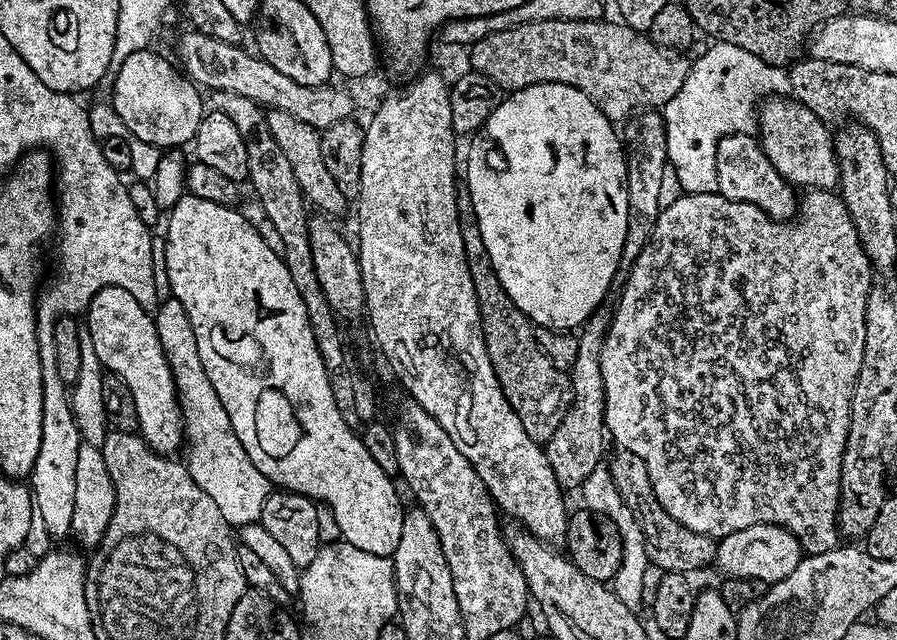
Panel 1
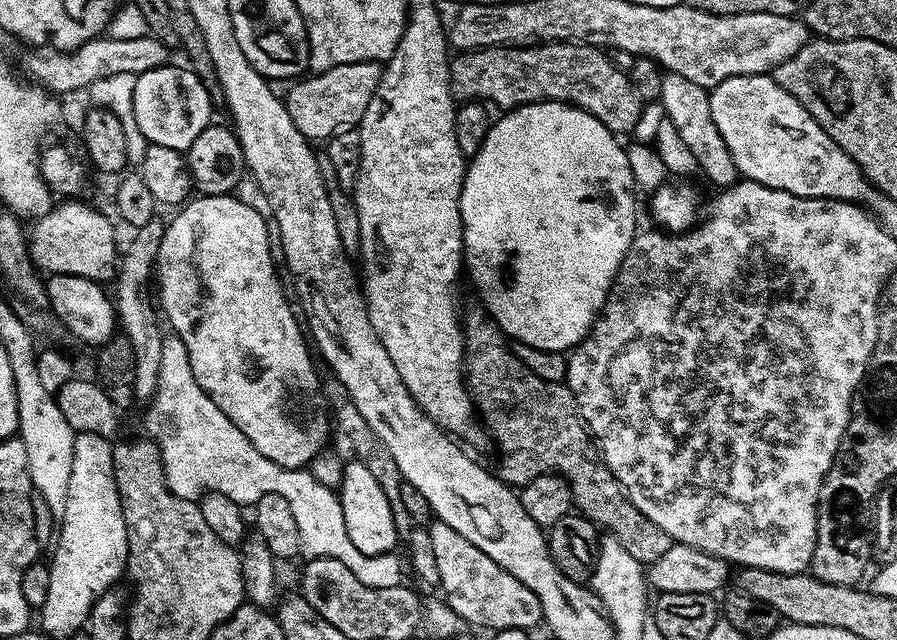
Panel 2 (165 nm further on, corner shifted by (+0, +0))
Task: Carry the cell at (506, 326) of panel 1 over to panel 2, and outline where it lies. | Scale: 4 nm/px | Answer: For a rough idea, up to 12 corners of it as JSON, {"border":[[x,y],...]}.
{"border":[[486,310],[466,380],[500,479],[563,476],[640,564],[674,543],[604,463],[567,383],[538,378]]}

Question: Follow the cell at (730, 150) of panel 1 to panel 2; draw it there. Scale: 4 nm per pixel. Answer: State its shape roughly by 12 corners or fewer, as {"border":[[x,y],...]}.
{"border":[[665,71],[658,104],[723,190],[738,173],[710,118],[709,89]]}

